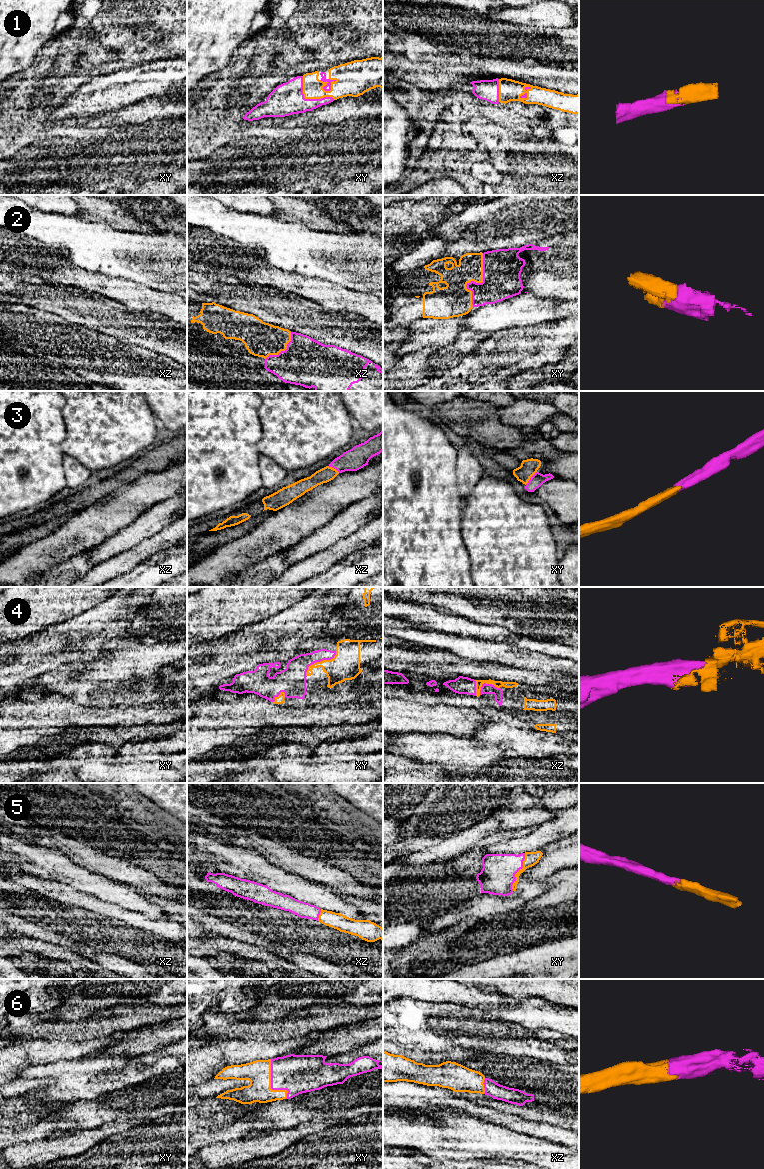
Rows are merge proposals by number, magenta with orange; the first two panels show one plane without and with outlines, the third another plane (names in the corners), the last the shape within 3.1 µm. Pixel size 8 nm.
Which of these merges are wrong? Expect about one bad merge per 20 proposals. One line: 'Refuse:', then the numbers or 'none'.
Refuse: none

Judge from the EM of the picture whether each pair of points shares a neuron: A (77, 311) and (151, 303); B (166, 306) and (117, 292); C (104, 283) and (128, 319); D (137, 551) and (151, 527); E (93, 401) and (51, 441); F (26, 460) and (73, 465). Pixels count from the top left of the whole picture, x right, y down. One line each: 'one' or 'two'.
A: two
B: one
C: two
D: two
E: two
F: two

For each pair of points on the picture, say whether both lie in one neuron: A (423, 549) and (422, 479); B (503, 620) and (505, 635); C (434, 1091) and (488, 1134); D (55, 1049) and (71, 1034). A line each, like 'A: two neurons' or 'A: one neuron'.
A: one neuron
B: two neurons
C: two neurons
D: two neurons

